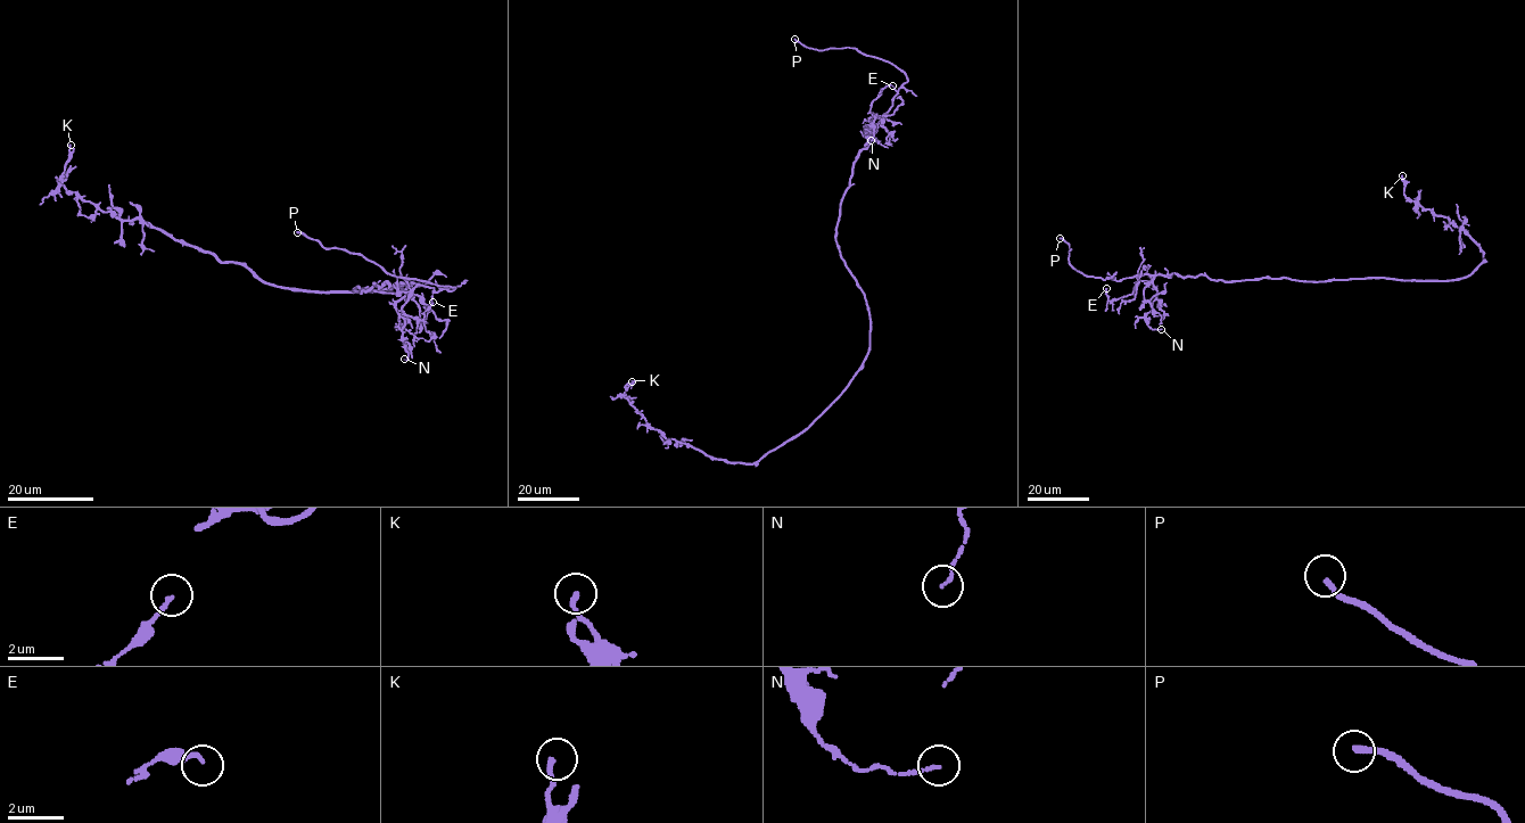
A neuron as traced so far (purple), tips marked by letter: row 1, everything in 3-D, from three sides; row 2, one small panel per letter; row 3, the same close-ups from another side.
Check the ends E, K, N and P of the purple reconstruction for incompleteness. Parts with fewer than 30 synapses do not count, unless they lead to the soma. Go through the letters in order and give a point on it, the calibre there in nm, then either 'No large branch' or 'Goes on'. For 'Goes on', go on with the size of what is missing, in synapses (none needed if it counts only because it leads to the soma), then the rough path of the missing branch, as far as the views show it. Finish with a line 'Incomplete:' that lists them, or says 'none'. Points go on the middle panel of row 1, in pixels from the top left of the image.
E: Place: (892, 85). Thickness 120 nm. No large branch
K: Place: (632, 381). Thickness 170 nm. No large branch
N: Place: (871, 140). Thickness 100 nm. No large branch
P: Place: (794, 39). Thickness 200 nm. Goes on. Course of what is missing: (794, 39), (777, 24), (775, 10), (780, 6)
Incomplete: P

